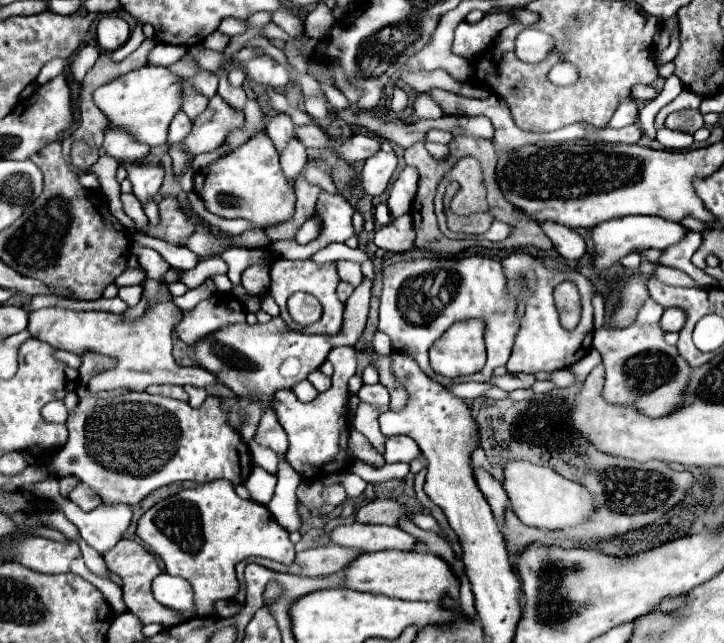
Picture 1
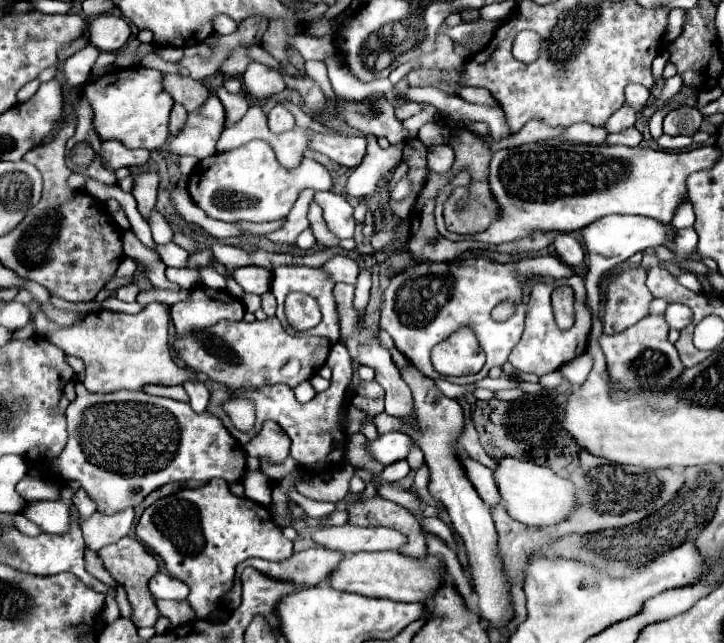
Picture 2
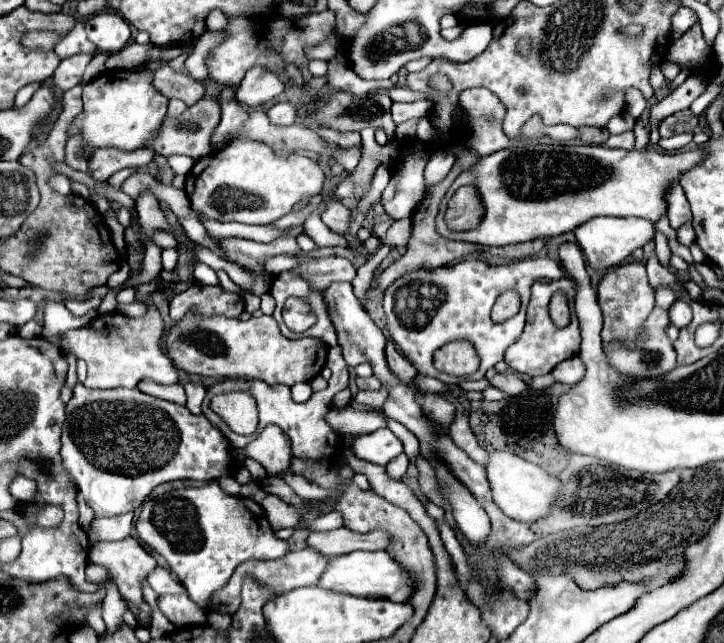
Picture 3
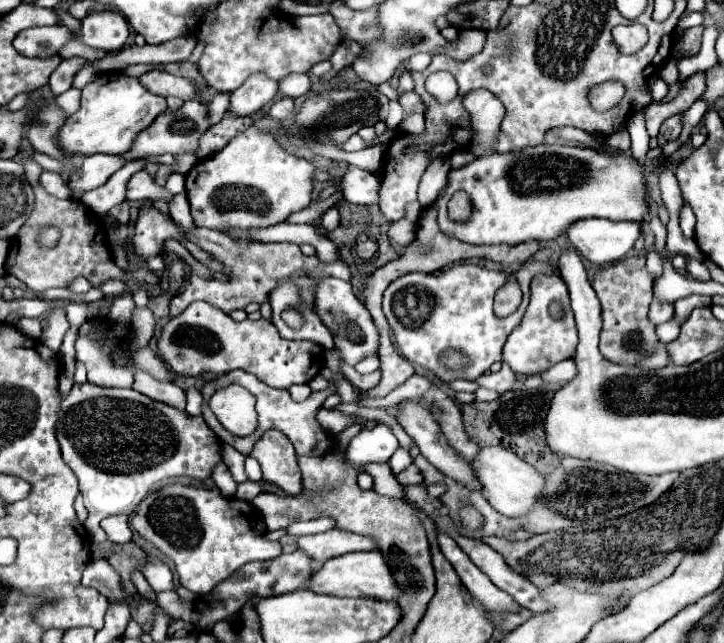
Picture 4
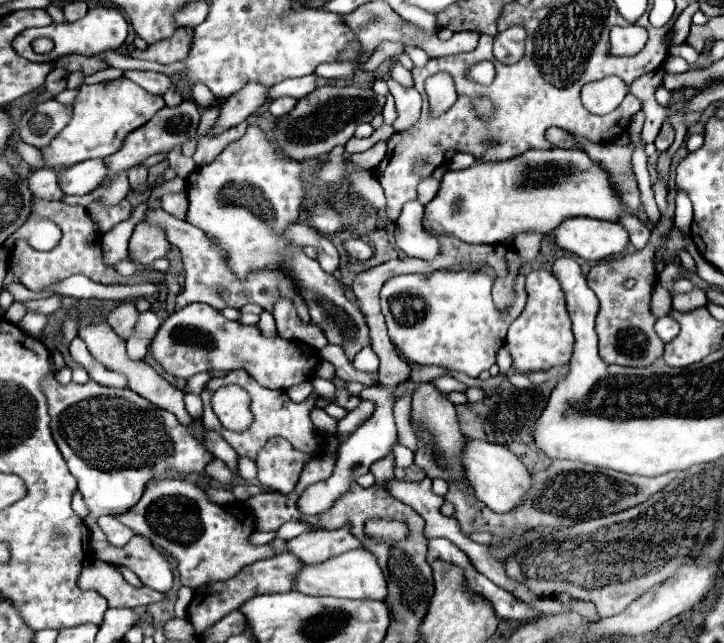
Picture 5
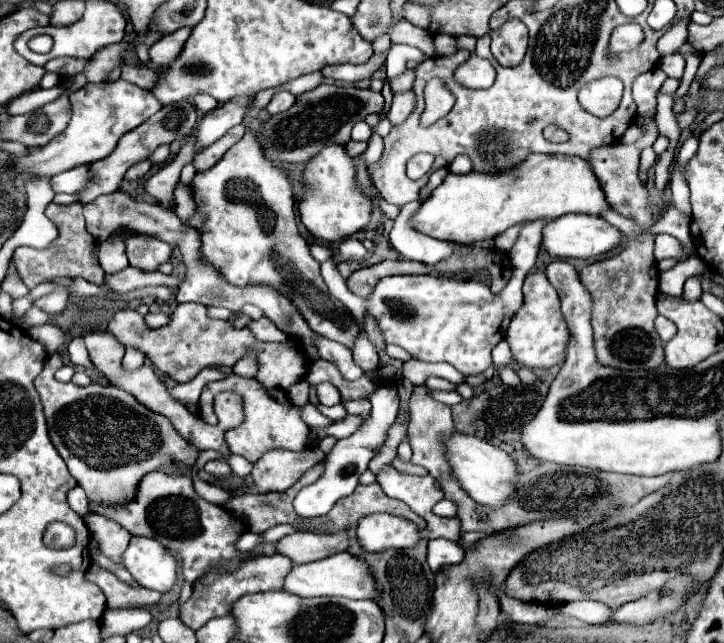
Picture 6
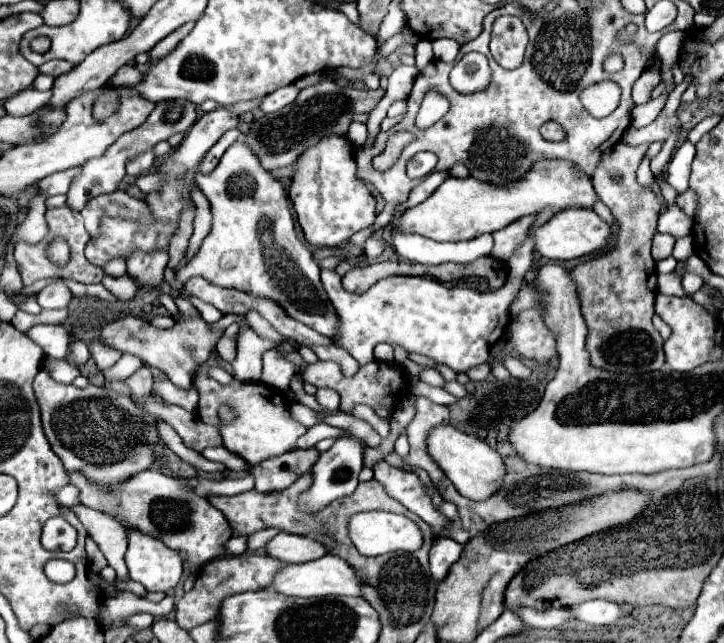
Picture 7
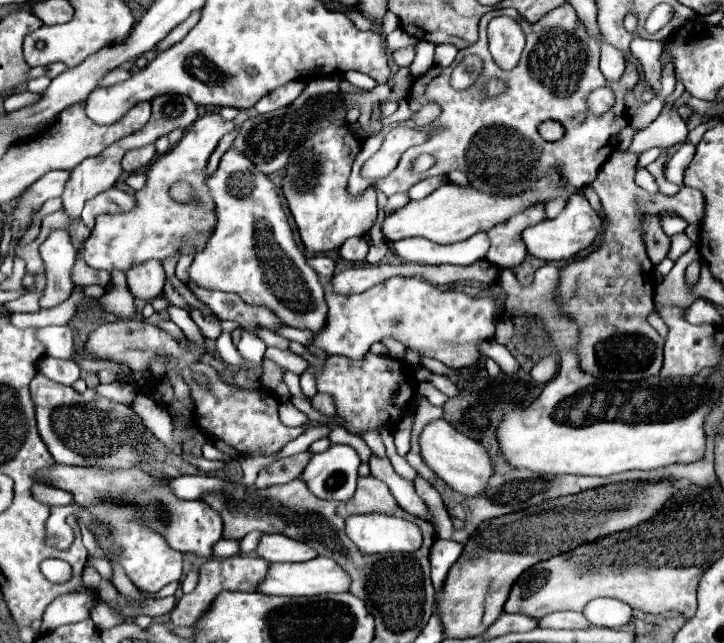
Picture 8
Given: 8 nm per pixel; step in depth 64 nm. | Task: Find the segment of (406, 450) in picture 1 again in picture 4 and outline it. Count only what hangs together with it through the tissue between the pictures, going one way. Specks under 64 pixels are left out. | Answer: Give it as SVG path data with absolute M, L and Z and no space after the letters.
M378 422L372 430L360 430L360 434L346 448L346 458L354 468L358 468L360 464L388 462L396 450L396 436L384 422Z

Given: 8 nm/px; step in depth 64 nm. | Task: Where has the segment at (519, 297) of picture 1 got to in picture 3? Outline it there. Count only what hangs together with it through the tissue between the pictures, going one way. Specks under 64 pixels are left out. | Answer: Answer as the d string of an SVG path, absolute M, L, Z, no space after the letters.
M560 278L560 280L556 280L556 286L554 284L555 282L544 283L537 281L531 287L530 304L528 304L528 314L526 314L526 328L522 332L522 338L516 344L512 344L508 348L508 352L506 352L506 364L510 364L518 372L524 372L524 374L530 374L530 376L548 374L548 372L552 372L552 368L558 362L576 356L578 350L580 350L580 340L582 338L580 338L580 326L578 326L576 312L572 312L572 322L566 328L558 328L550 320L550 314L548 314L548 302L550 302L550 298L552 298L552 294L556 290L564 290L568 294L568 298L570 298L572 308L574 308L576 284L570 278Z

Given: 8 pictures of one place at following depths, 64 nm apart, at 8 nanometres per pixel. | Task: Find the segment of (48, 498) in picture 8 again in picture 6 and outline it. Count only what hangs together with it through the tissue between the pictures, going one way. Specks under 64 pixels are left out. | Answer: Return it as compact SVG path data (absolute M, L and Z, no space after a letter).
M76 486L72 492L68 492L68 504L74 512L78 512L80 516L86 516L90 512L88 508L88 500L84 496L84 490L80 486Z

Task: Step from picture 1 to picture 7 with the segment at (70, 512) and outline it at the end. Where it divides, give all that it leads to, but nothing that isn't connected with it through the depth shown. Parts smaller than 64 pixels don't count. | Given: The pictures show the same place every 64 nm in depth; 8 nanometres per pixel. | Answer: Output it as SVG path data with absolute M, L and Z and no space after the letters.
M86 506L78 508L78 518L84 524L84 528L88 530L90 538L98 544L98 548L106 556L108 564L116 570L118 584L124 584L128 580L128 572L122 572L126 568L126 564L124 564L124 552L128 546L126 528L112 516L104 516Z

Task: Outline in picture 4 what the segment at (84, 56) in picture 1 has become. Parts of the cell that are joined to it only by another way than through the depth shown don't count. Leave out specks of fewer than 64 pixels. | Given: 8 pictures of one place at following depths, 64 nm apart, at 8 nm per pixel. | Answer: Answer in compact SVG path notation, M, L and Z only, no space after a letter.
M76 58L76 60L62 60L60 62L60 66L52 72L52 76L50 76L50 88L52 88L52 92L58 96L58 94L62 94L62 92L66 92L70 86L72 86L72 80L74 80L74 76L76 76L76 72L84 66L84 58Z

